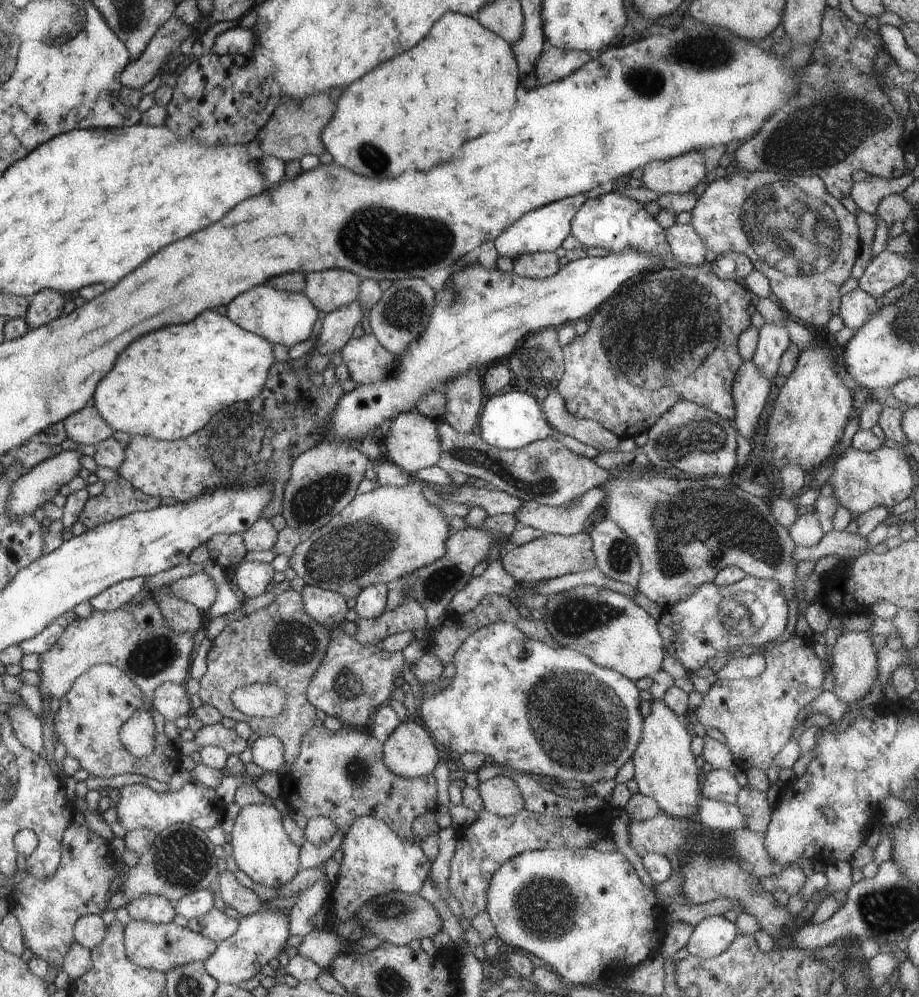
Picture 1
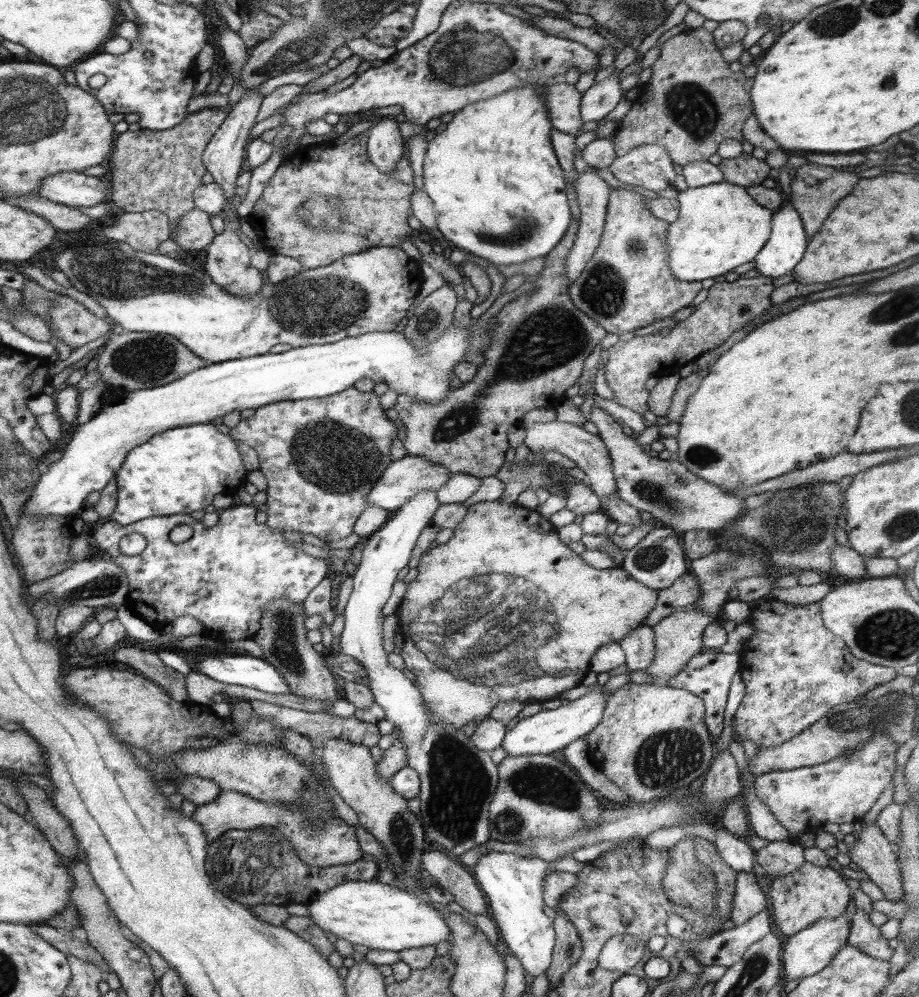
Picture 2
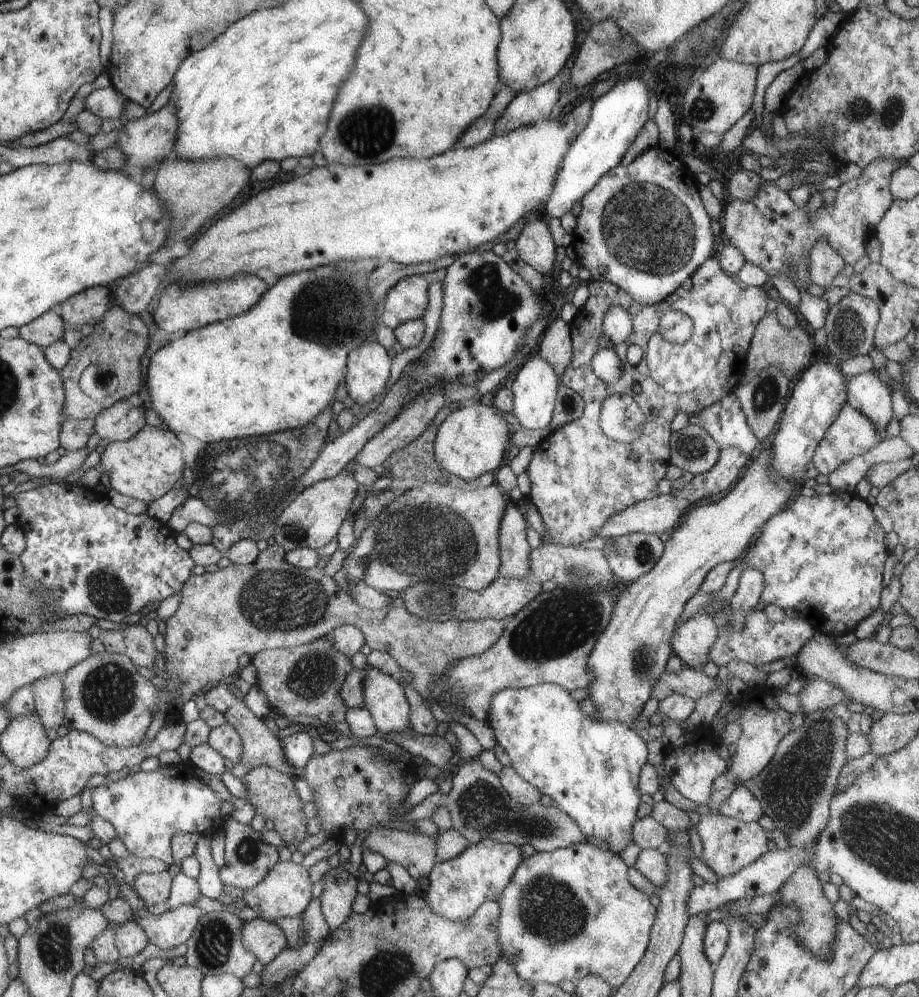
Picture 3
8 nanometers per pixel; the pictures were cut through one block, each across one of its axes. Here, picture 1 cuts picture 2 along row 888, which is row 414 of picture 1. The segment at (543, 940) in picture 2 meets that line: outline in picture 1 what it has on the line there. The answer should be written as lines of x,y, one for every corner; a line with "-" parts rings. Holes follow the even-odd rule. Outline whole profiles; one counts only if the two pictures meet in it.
519,390
507,392
507,394
499,394
499,396
491,396
485,400
483,404
483,412
479,414
479,428
477,428
479,438
499,450
519,450
523,446
529,446
535,440
543,440
543,438
551,438
557,440
559,444
563,444
563,448
567,448
569,452
583,456
587,460
593,460
599,452
593,446
585,446
565,434
555,432
543,418
541,412
541,404
537,400
533,400
529,394
521,394

